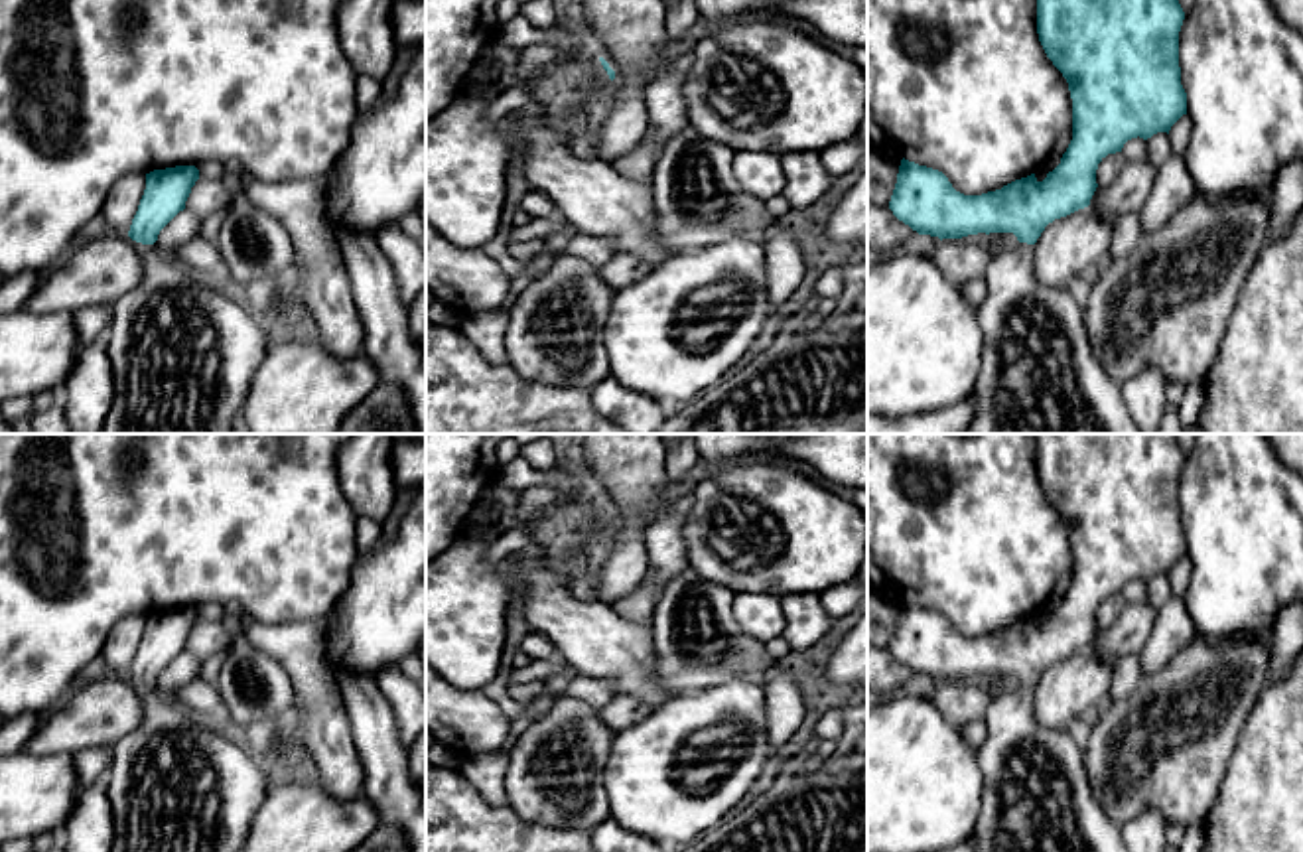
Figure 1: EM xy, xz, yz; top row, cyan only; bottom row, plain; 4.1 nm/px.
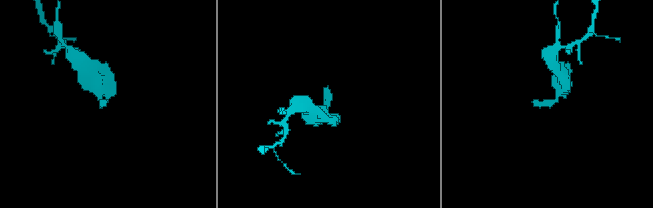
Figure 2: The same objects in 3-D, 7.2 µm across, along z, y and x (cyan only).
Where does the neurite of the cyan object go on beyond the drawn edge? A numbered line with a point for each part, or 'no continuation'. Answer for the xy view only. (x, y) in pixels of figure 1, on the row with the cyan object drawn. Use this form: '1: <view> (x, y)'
1: xy (184, 350)

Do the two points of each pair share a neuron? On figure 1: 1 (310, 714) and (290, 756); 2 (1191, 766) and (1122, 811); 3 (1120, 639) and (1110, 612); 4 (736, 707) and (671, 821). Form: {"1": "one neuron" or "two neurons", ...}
{"1": "two neurons", "2": "one neuron", "3": "two neurons", "4": "one neuron"}

